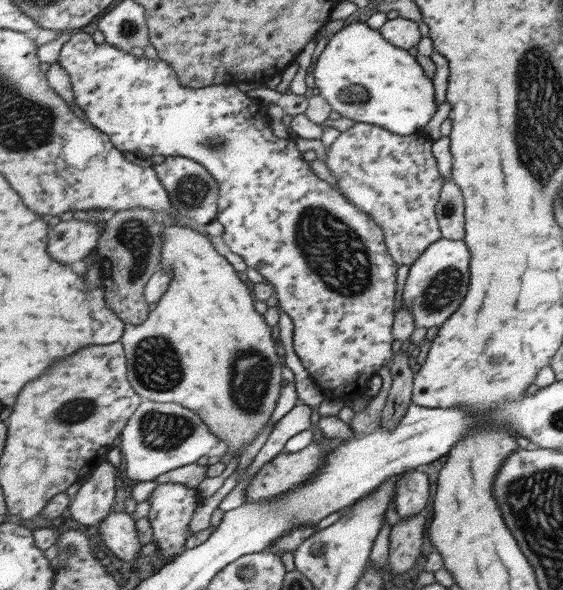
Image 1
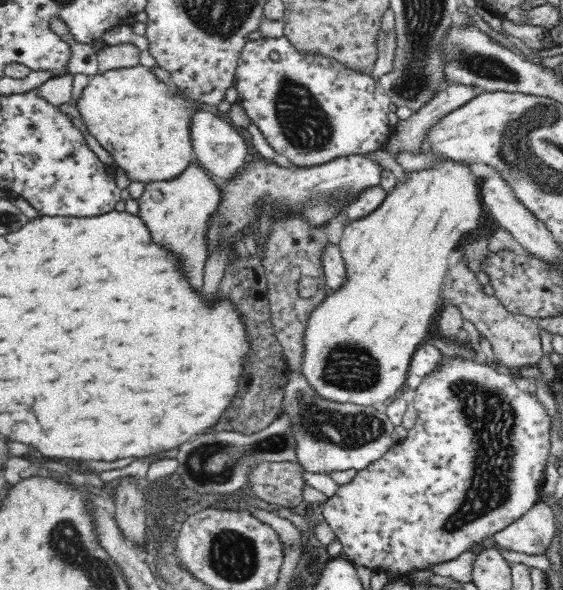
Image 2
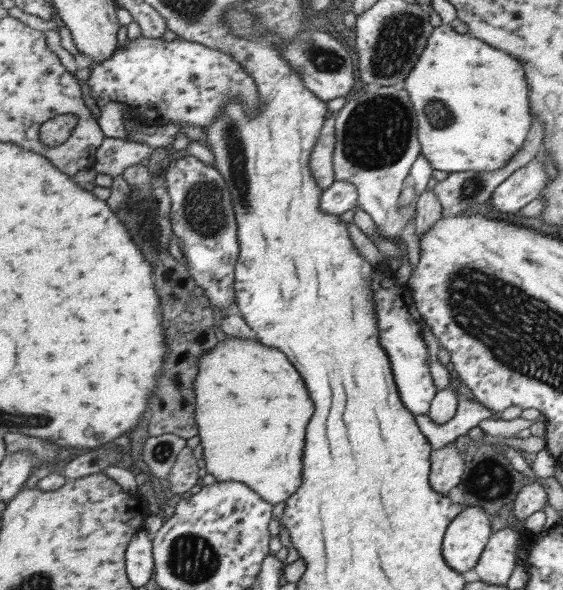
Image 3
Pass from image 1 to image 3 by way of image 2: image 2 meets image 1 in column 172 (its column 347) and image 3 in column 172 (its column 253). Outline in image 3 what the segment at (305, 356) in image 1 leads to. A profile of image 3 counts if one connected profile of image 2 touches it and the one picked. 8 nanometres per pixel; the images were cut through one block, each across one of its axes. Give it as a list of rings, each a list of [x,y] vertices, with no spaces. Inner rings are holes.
[[[144,35],[127,40],[127,44],[119,46],[115,56],[111,56],[105,62],[90,62],[88,66],[91,76],[87,80],[91,97],[95,100],[100,109],[98,122],[102,126],[106,138],[123,139],[128,134],[125,132],[123,116],[125,113],[133,116],[139,125],[155,124],[161,120],[163,124],[173,124],[177,127],[178,123],[186,123],[201,127],[207,127],[216,122],[216,116],[225,106],[230,104],[230,100],[240,100],[251,114],[256,114],[262,105],[259,101],[259,86],[255,84],[253,76],[243,64],[235,60],[235,56],[229,56],[227,52],[207,48],[205,44],[199,44],[193,40],[179,40],[178,38],[167,42],[163,38],[149,38]]]

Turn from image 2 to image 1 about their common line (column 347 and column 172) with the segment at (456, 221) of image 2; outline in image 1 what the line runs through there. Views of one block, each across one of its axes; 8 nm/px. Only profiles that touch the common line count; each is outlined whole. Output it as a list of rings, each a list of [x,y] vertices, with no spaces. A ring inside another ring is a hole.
[[[167,223],[162,233],[162,240],[161,265],[165,265],[173,273],[173,278],[171,278],[171,286],[161,297],[161,300],[156,303],[156,307],[152,310],[145,323],[139,326],[125,323],[125,332],[123,332],[121,343],[125,347],[127,360],[129,360],[129,380],[131,381],[131,386],[137,390],[143,400],[149,399],[157,402],[182,404],[185,408],[198,413],[207,422],[211,432],[215,432],[223,442],[227,442],[228,448],[222,458],[222,461],[226,463],[228,460],[233,460],[235,456],[243,456],[247,446],[251,446],[251,442],[265,430],[265,426],[273,418],[277,402],[279,402],[279,398],[282,398],[281,392],[284,392],[283,366],[285,364],[284,361],[281,361],[281,350],[277,347],[277,341],[273,340],[273,328],[267,324],[265,316],[255,310],[254,292],[249,290],[249,286],[241,280],[241,276],[229,264],[229,260],[215,250],[213,242],[207,236],[203,236],[203,234],[191,230],[191,228],[171,226]]]

